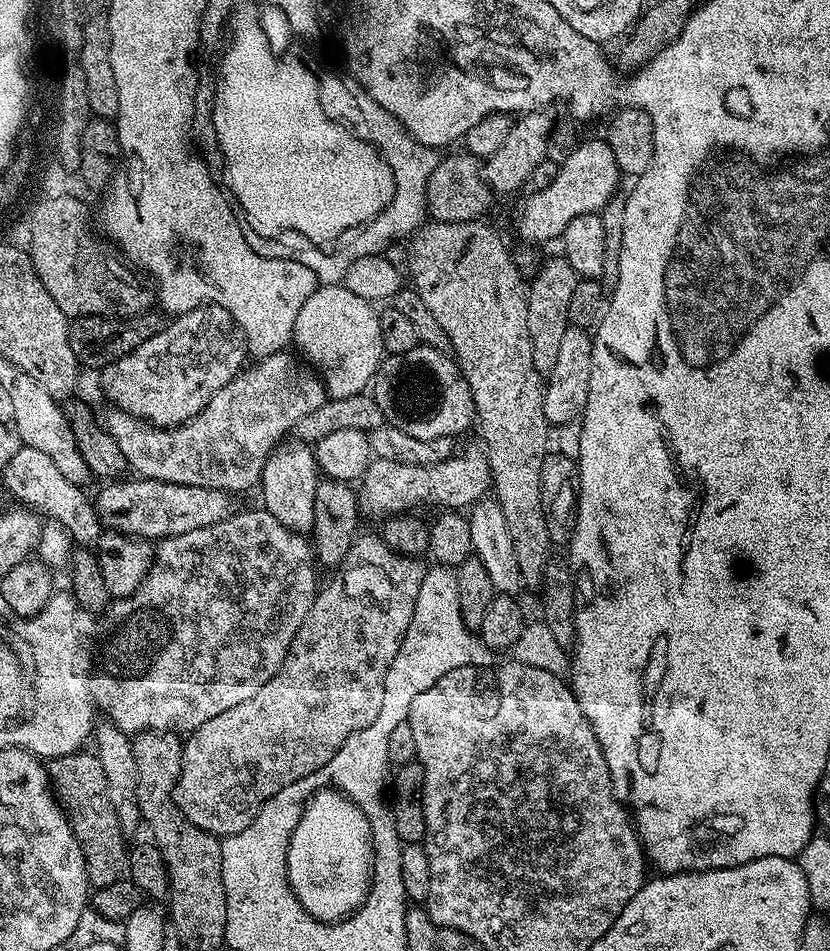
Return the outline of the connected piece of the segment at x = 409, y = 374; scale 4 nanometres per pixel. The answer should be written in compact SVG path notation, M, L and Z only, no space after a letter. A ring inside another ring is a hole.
M421 346L414 350L406 350L401 356L385 355L376 374L370 383L370 395L384 410L384 418L398 430L406 430L414 438L433 440L443 436L459 437L459 432L464 432L468 427L473 427L477 419L476 407L470 386L466 382L464 373L459 364L448 352L439 352L436 348Z

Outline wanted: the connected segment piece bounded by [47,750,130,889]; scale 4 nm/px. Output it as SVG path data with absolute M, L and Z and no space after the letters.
M91 751L71 752L68 756L59 756L47 765L48 779L64 815L82 846L82 858L86 862L88 883L93 889L110 886L125 875L128 866L129 845L124 845L126 834L110 806L110 794L106 786L106 774L102 771L102 762Z

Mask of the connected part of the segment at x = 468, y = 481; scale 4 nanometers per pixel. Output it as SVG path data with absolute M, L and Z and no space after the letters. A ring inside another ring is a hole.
M479 443L472 444L469 448L464 448L453 454L448 460L443 460L437 464L407 464L406 462L394 462L393 460L381 460L379 458L373 459L372 463L368 465L366 471L364 471L362 477L362 483L358 488L358 507L365 517L368 516L380 516L379 518L387 518L393 514L404 514L409 510L416 510L419 504L444 504L440 506L447 506L452 510L468 510L471 509L472 505L477 504L478 501L485 499L489 495L492 487L492 471L488 465L488 454L487 451Z

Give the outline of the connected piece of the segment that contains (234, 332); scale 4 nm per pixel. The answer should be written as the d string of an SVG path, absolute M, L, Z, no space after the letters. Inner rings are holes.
M203 304L189 312L181 312L173 322L165 323L162 334L154 334L154 338L146 338L142 346L130 350L118 362L110 362L110 366L100 368L100 388L109 401L109 405L146 420L154 428L175 428L188 420L193 420L201 410L236 376L241 375L246 361L246 345L244 332L236 325L234 318L226 309L217 304Z

